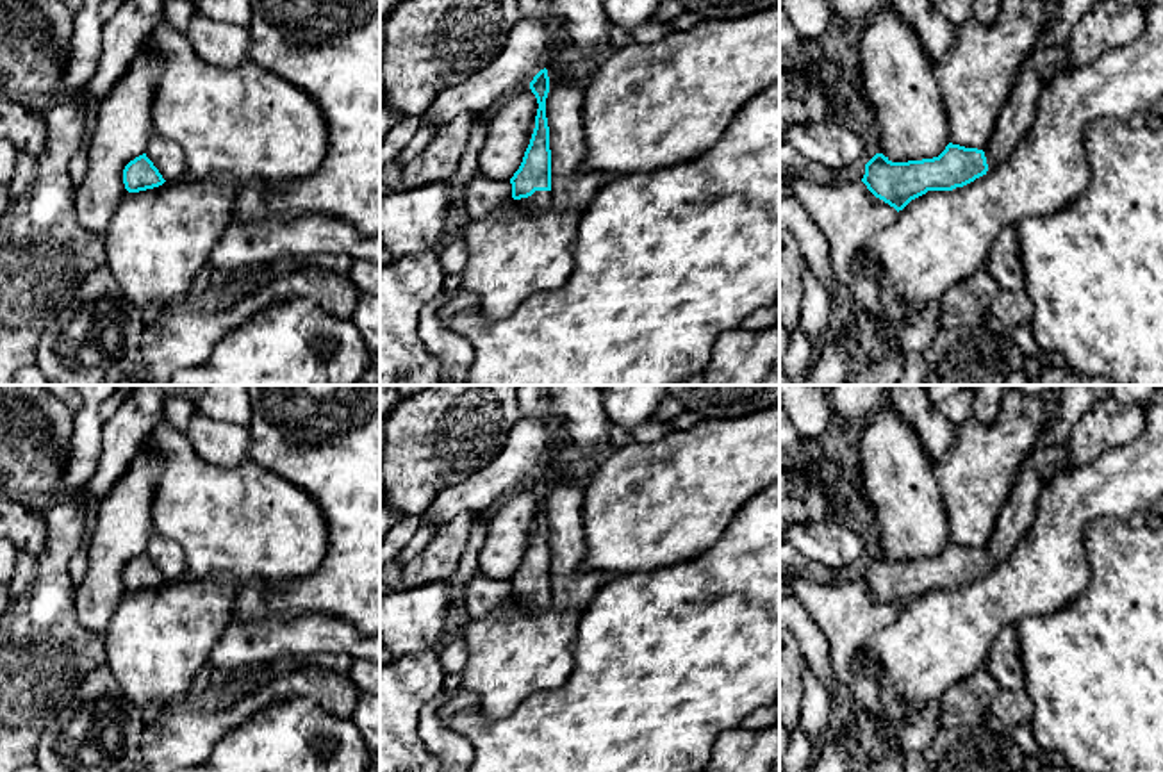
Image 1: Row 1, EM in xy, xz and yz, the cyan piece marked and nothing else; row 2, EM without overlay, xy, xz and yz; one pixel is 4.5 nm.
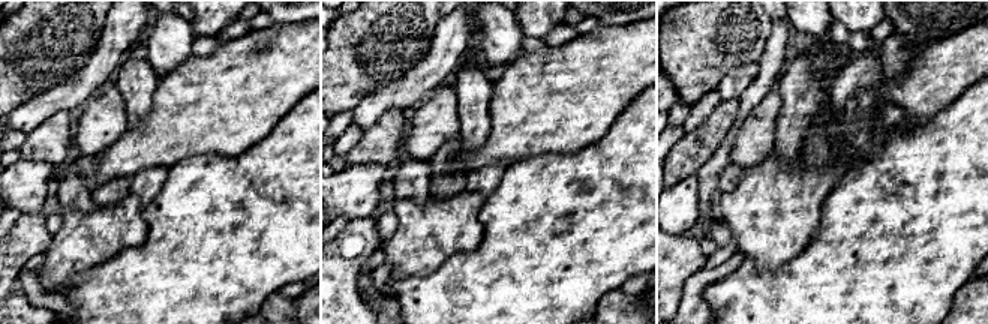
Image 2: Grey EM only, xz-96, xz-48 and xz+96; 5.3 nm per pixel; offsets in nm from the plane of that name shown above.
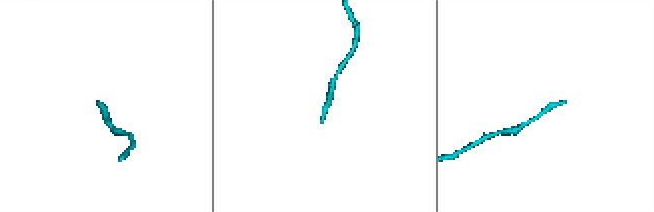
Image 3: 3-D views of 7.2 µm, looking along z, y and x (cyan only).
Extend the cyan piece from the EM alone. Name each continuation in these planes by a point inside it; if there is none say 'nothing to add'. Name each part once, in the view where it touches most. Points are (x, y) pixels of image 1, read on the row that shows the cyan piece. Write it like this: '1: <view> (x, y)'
1: xz (541, 200)

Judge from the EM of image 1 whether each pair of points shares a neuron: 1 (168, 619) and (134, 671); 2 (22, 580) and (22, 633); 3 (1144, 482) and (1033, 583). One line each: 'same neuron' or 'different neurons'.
1: same neuron
2: different neurons
3: same neuron

